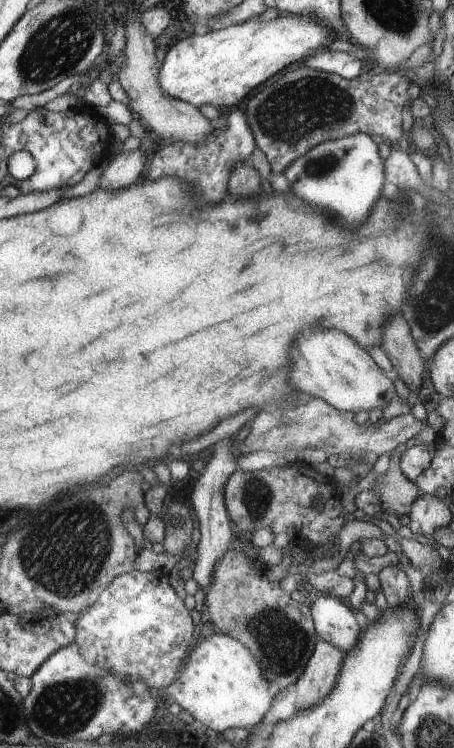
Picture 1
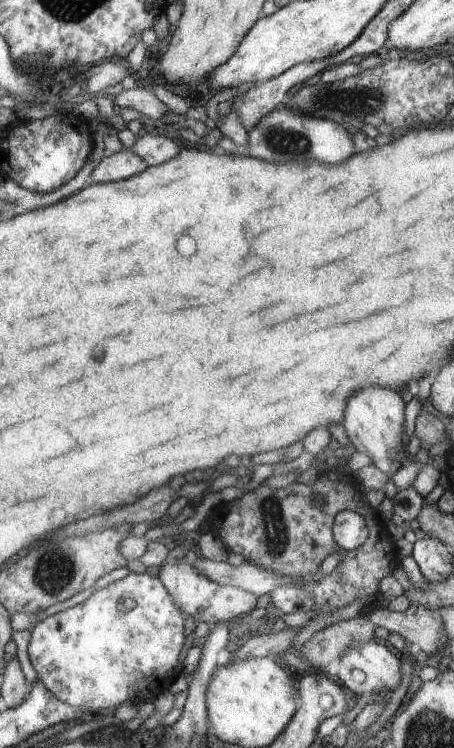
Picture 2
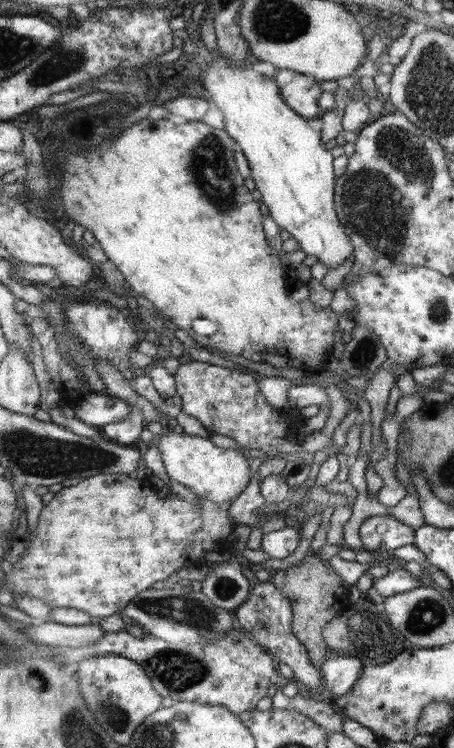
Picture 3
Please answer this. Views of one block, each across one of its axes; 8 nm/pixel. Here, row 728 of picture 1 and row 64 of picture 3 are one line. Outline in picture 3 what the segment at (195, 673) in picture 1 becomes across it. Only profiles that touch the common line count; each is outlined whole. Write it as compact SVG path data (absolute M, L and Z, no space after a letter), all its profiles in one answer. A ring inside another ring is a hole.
M217 48L217 54L212 54L213 59L208 62L208 67L200 78L207 91L208 98L221 110L224 116L223 128L238 144L246 156L251 168L251 178L254 180L258 192L262 194L262 202L268 206L269 215L286 232L290 233L300 243L302 252L308 256L318 258L318 263L329 269L338 269L345 260L354 253L351 236L340 222L336 210L334 210L334 156L330 150L322 148L320 144L320 132L310 128L308 118L300 116L292 109L282 97L276 82L267 75L260 76L254 70L248 70L245 62L241 66L231 64Z

